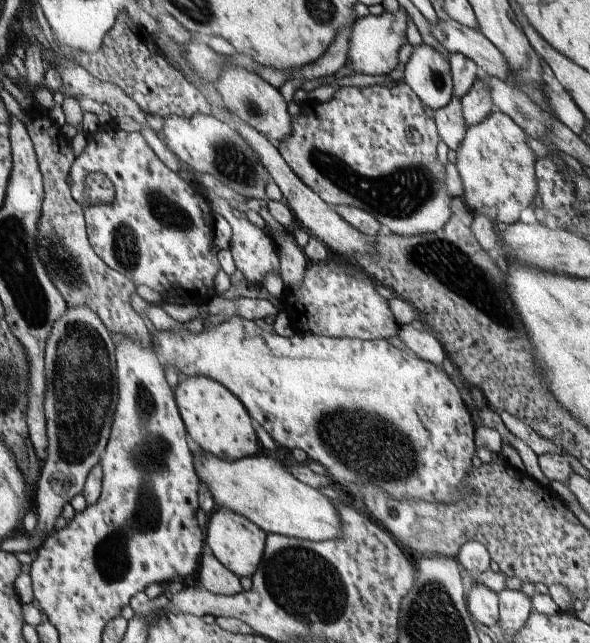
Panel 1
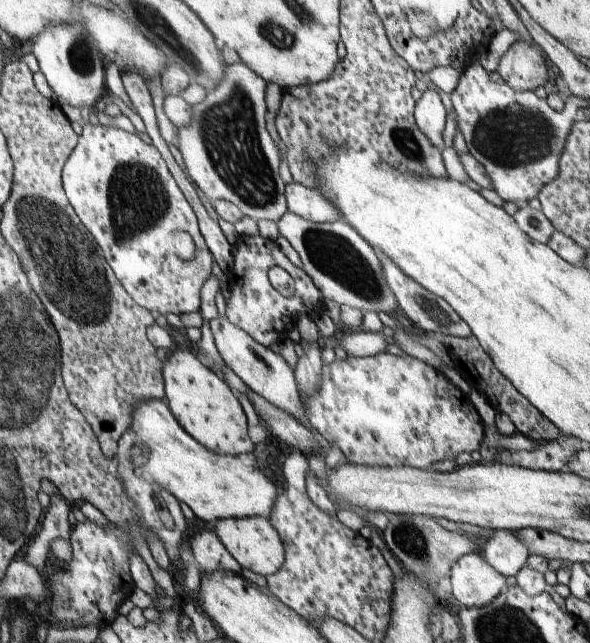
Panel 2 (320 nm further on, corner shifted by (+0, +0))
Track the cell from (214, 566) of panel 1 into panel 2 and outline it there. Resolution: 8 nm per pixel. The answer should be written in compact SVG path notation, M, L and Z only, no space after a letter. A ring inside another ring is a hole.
M200 529L189 539L195 562L202 572L222 569L240 574L241 566L220 542L215 531Z

